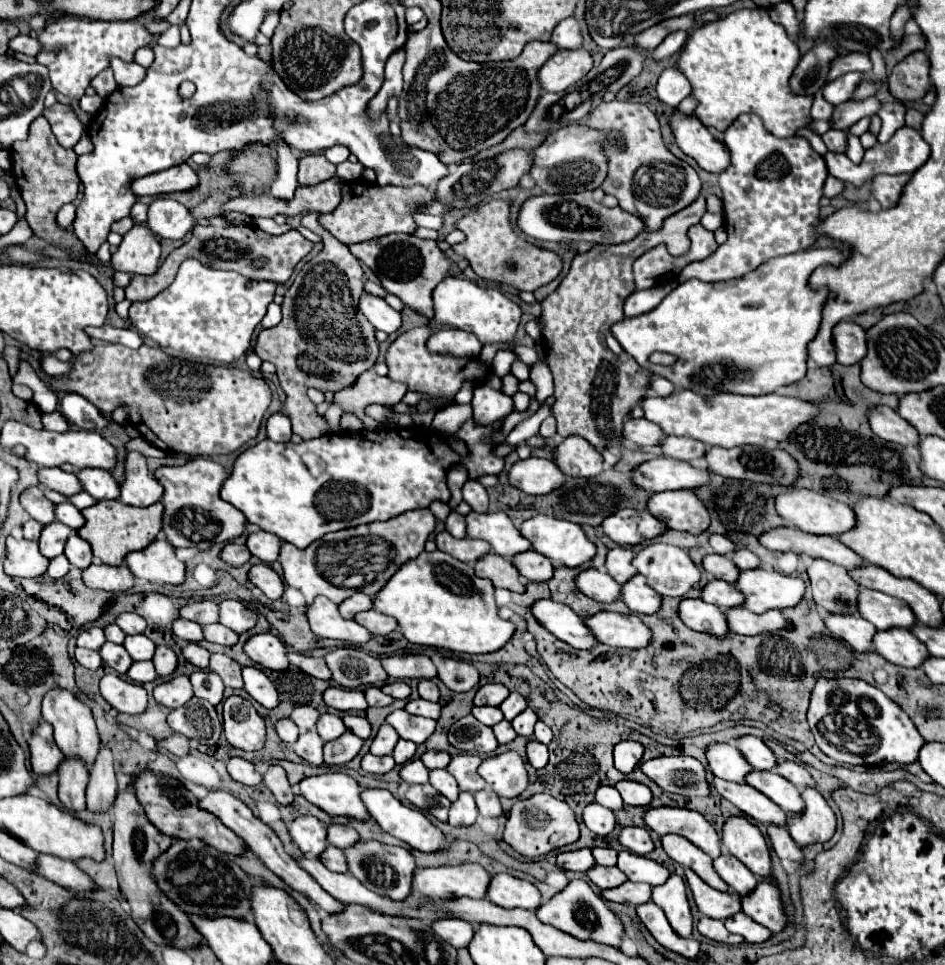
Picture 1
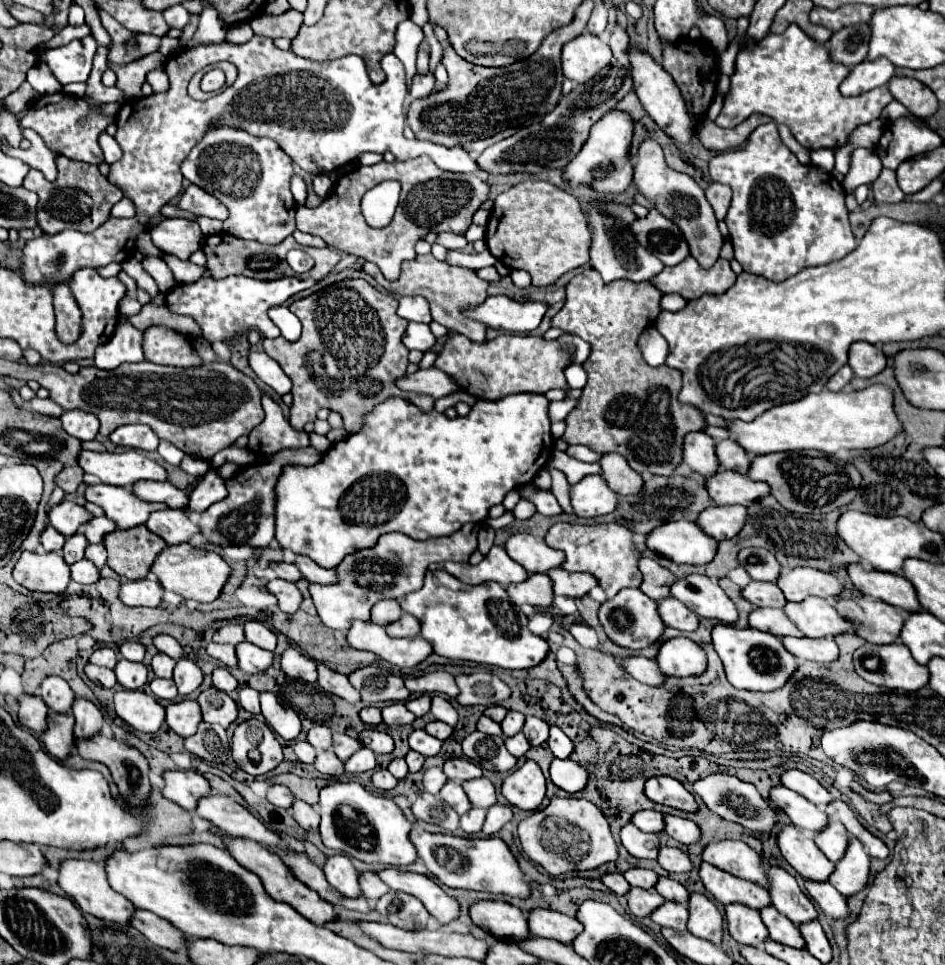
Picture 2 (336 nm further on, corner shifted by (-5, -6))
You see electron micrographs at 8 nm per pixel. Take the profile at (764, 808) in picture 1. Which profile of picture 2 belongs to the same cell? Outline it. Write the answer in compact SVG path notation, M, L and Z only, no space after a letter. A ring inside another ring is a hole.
M782 826L782 832L778 834L778 846L786 862L806 880L828 882L832 868L836 868L836 864L830 862L814 844L812 836L796 826Z

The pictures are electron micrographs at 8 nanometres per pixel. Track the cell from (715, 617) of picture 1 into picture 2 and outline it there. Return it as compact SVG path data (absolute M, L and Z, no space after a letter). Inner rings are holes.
M718 624L712 630L712 644L720 660L724 662L726 678L734 688L752 692L774 692L776 688L782 688L792 678L792 672L796 672L798 668L796 658L784 648L784 644L780 644L780 638L756 628L738 630L728 624Z

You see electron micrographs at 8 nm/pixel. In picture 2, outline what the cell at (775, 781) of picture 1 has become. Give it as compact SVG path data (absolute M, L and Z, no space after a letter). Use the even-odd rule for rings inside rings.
M830 820L828 828L820 834L816 834L814 842L828 856L828 860L836 862L836 860L840 860L840 856L844 856L848 844L850 844L850 834L844 828L844 824L840 824L840 820Z

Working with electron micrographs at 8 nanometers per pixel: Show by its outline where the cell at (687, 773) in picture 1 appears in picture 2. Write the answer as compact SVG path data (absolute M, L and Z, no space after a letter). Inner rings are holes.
M712 774L712 776L706 776L706 778L698 780L698 782L694 782L694 792L720 818L736 822L736 824L742 824L744 828L748 828L752 832L758 832L758 834L772 832L772 828L780 820L780 810L774 808L770 804L770 800L764 800L754 784L742 782L742 780L738 780L736 776L730 776L730 774Z

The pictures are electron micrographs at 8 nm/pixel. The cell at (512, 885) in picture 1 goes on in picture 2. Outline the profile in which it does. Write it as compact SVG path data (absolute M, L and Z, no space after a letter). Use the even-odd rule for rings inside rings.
M532 910L528 914L528 924L534 936L556 940L568 946L582 932L582 924L576 918L570 918L554 910Z

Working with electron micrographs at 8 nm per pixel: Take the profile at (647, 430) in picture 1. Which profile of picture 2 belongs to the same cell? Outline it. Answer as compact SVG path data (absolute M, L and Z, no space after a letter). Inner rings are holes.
M690 432L684 438L684 464L690 466L690 470L704 474L704 476L712 476L720 470L720 462L716 460L716 442L714 438L710 438L706 432Z

